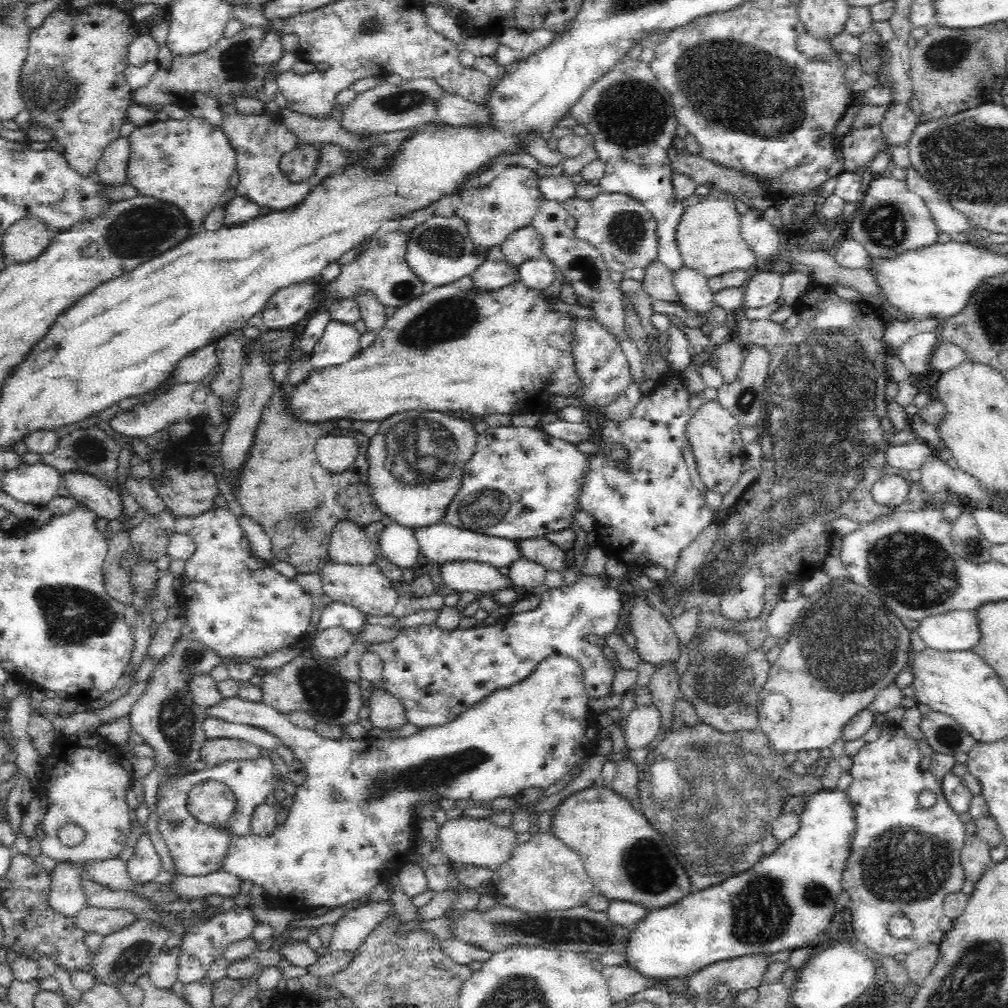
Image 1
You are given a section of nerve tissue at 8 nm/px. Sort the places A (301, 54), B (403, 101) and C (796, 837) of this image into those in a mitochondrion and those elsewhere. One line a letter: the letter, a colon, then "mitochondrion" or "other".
A: other
B: mitochondrion
C: other

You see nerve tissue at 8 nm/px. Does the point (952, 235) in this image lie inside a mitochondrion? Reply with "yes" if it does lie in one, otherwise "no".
no

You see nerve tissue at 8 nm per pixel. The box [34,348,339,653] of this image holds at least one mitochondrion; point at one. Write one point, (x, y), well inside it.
(90, 448)

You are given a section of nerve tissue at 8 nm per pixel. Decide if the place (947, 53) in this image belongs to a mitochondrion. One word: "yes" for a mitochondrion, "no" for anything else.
yes

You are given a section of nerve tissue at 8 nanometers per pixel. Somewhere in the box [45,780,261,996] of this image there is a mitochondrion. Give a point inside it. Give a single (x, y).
(133, 957)

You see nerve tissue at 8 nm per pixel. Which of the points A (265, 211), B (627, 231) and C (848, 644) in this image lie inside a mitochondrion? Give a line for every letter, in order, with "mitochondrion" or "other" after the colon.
A: other
B: mitochondrion
C: mitochondrion

